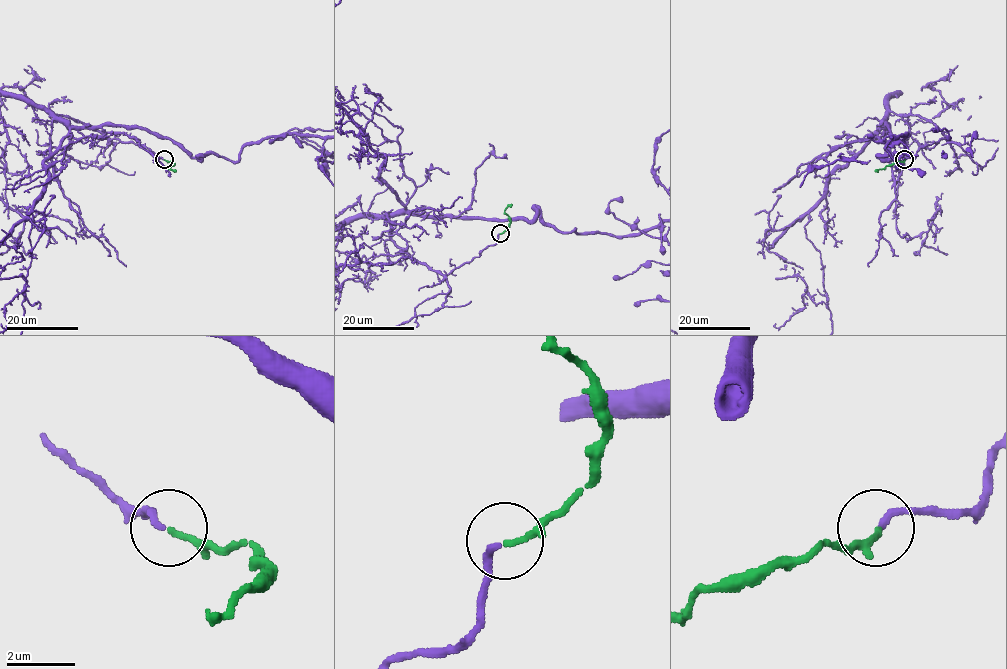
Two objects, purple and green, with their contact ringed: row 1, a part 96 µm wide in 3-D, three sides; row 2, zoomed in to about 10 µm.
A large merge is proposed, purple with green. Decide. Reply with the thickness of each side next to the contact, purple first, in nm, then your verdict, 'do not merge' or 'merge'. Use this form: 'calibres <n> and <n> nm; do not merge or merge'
calibres 200 and 150 nm; merge

